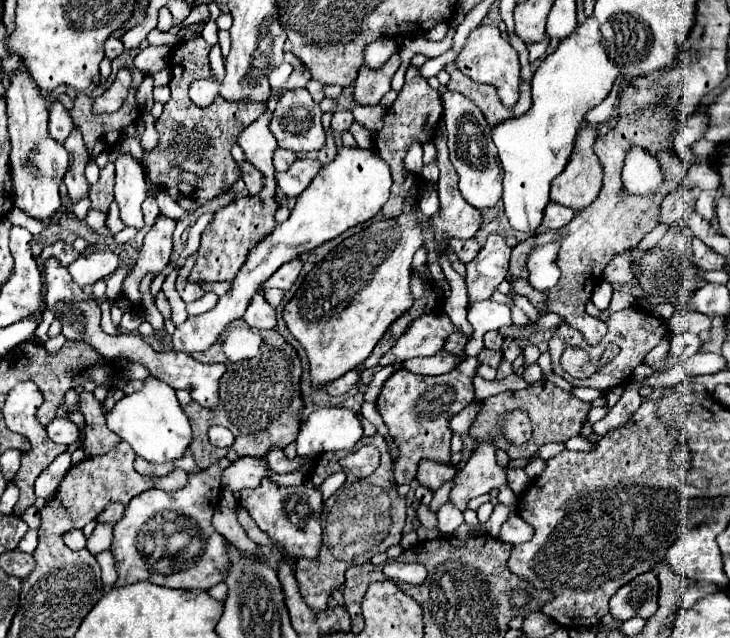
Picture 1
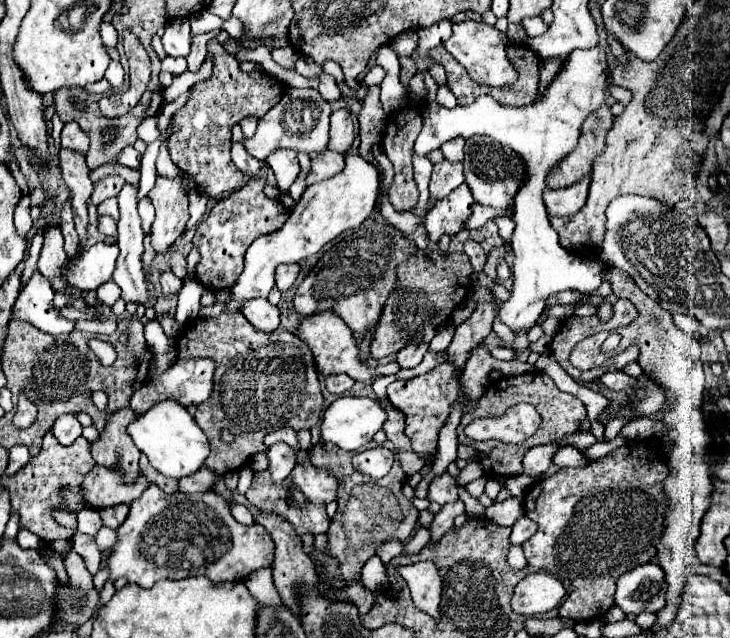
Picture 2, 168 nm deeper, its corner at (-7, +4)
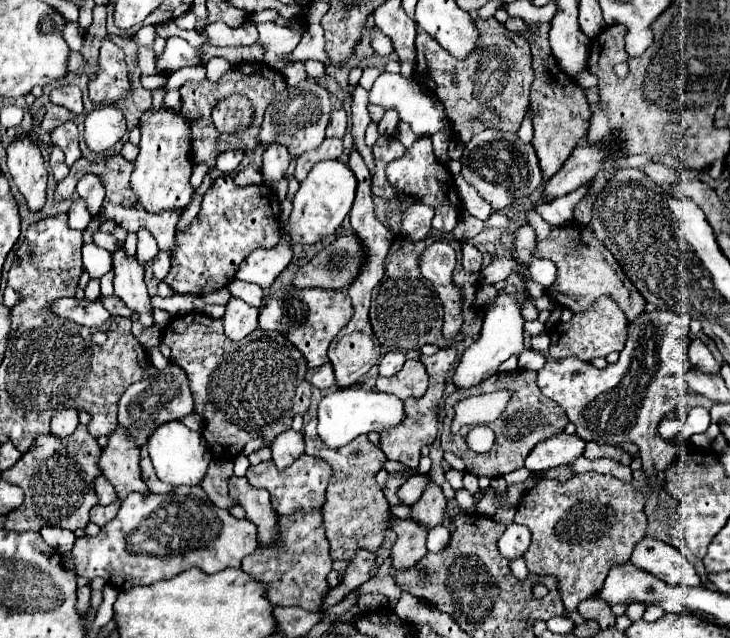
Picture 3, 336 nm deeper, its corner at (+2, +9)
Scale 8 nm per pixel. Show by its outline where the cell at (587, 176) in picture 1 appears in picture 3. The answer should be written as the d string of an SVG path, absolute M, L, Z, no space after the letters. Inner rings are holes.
M526 23L528 31L540 29L538 37L528 35L526 41L530 43L532 51L532 69L534 69L534 83L532 83L532 123L534 123L534 149L540 159L540 169L544 173L544 179L550 179L556 175L556 171L564 165L564 161L570 157L570 151L580 143L580 139L586 135L590 125L590 107L584 89L580 89L574 79L570 79L566 73L560 71L558 63L554 61L552 49L548 45L548 31L550 23Z

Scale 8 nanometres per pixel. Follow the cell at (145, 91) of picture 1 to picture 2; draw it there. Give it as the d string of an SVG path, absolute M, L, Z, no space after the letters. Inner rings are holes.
M167 56L161 61L161 72L179 75L188 69L186 58L172 58Z

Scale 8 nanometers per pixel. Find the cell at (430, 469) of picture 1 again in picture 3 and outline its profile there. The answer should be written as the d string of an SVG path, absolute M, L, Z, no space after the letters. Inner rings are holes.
M428 483L422 497L412 505L410 519L418 521L426 529L432 529L444 523L444 507L446 497L442 495L442 489L436 483Z

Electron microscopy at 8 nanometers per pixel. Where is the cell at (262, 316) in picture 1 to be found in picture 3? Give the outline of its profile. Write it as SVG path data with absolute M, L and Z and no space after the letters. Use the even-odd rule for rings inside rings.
M234 297L226 305L224 315L224 335L232 341L240 341L258 327L258 309L250 307L242 299Z

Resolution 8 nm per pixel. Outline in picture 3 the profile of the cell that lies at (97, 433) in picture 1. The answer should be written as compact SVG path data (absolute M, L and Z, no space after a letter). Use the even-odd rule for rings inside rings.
M122 427L108 437L108 447L102 451L100 467L104 477L114 485L118 499L124 499L134 491L142 495L150 493L140 475L140 451Z

